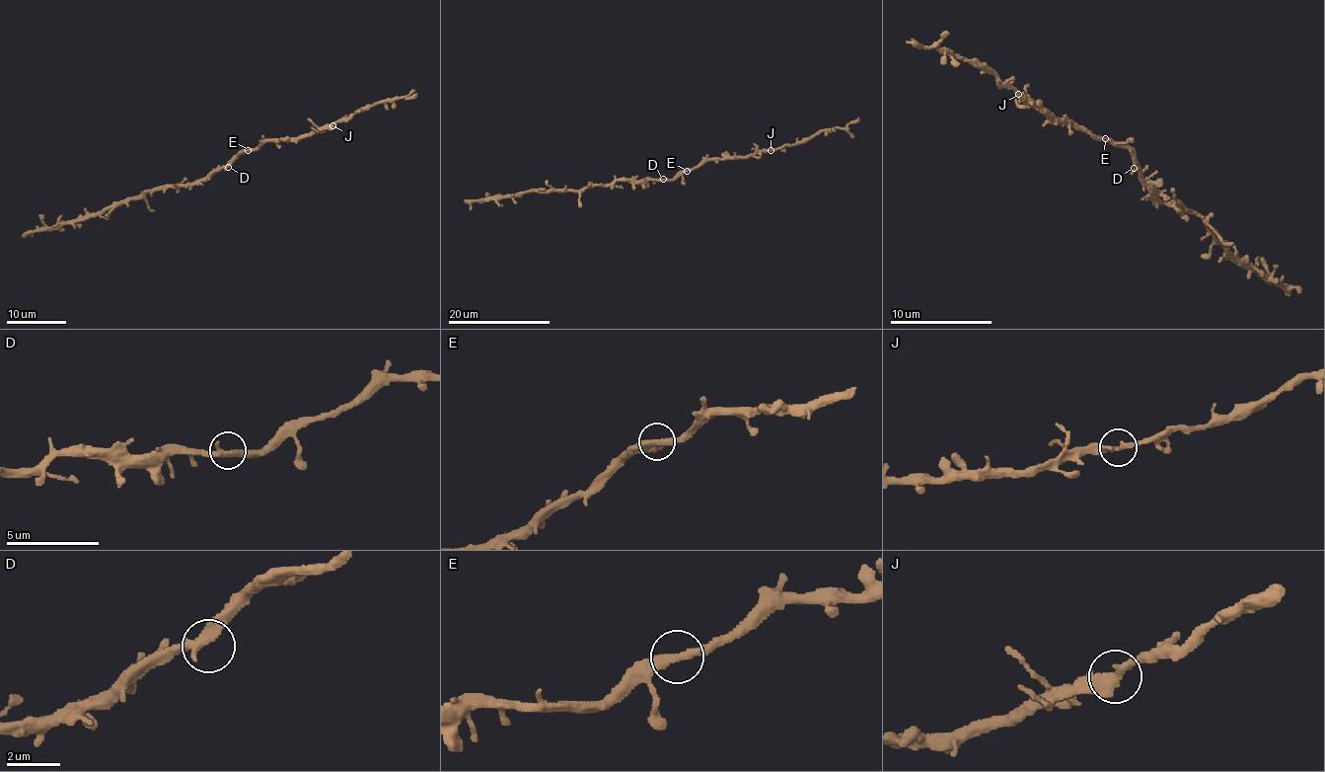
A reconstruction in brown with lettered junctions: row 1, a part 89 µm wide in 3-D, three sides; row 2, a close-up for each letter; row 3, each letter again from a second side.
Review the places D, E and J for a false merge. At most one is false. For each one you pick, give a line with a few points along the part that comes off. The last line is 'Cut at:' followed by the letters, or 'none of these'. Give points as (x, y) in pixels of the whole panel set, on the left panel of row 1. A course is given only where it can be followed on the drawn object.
Cut at: none of these

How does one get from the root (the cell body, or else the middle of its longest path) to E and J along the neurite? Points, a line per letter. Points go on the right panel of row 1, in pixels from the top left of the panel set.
E: (1135, 160), (1124, 147), (1105, 138)
J: (1135, 160), (1133, 155), (1119, 144), (1098, 138), (1073, 122), (1045, 114), (1017, 95)

